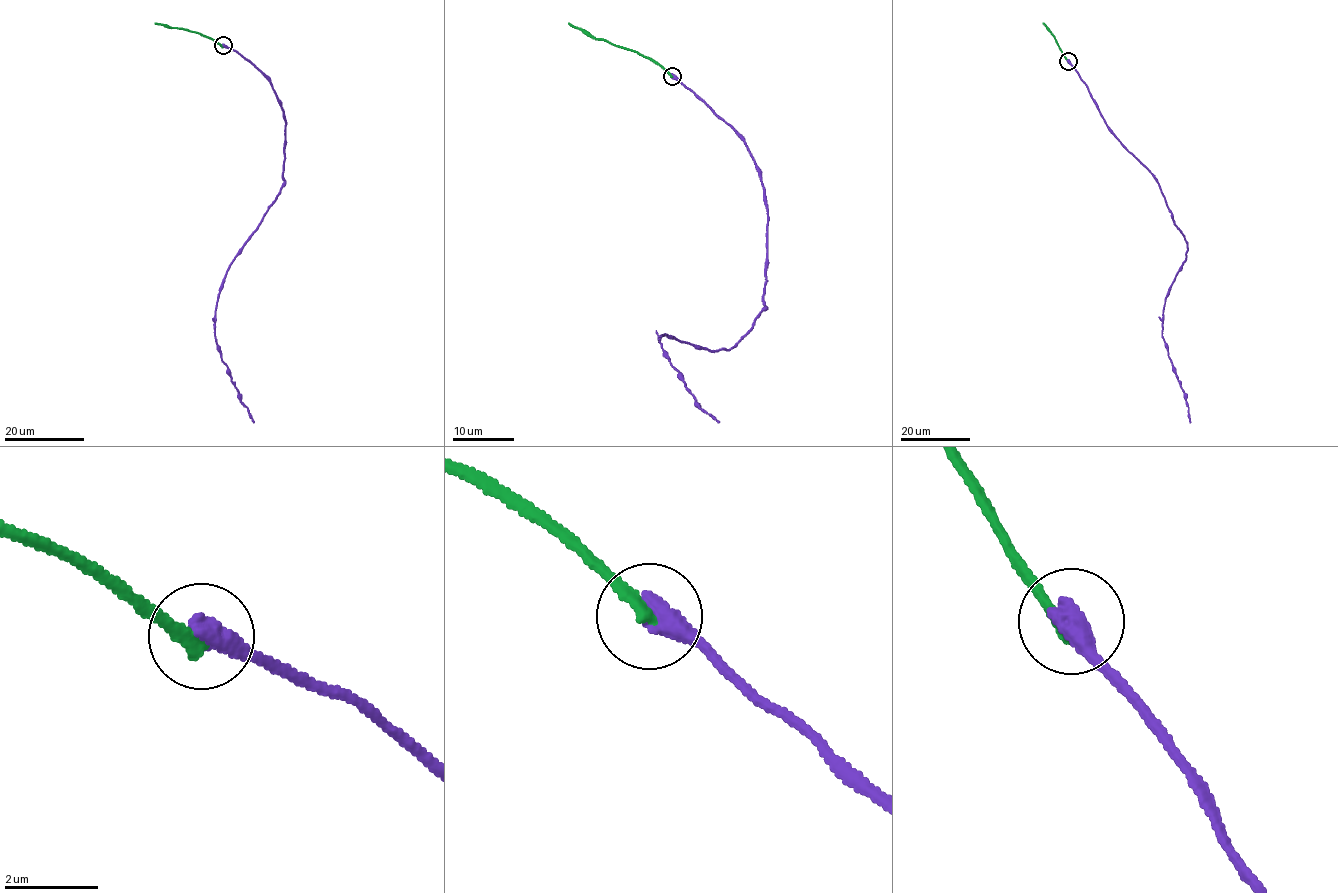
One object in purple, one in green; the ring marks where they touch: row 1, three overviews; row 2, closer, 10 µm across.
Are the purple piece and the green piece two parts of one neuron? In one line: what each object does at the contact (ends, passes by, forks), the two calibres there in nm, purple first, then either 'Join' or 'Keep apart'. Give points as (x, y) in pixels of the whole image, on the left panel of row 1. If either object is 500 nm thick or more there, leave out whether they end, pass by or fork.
Thickness 550 nm (purple) against 280 nm. Keep apart

